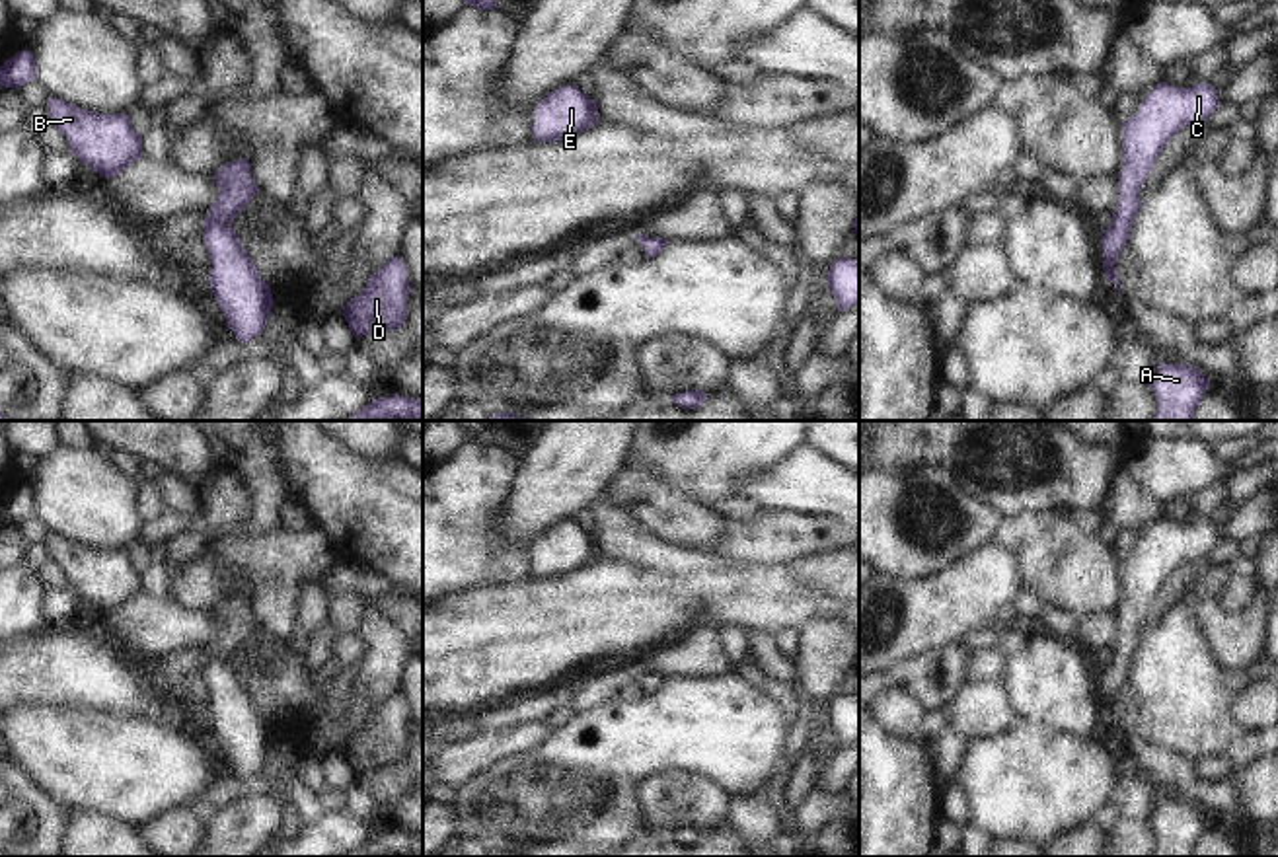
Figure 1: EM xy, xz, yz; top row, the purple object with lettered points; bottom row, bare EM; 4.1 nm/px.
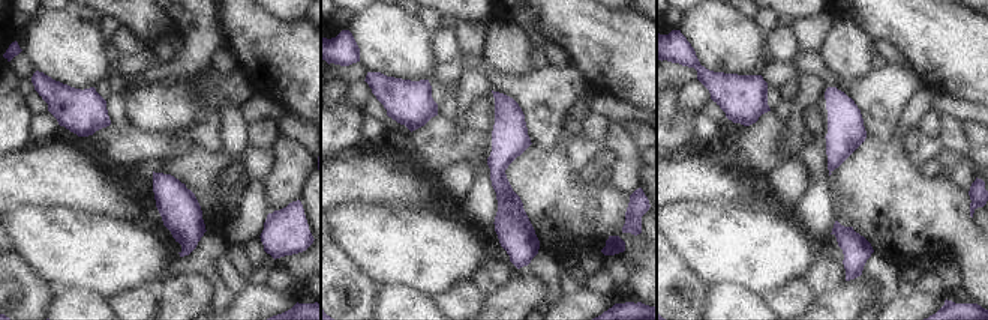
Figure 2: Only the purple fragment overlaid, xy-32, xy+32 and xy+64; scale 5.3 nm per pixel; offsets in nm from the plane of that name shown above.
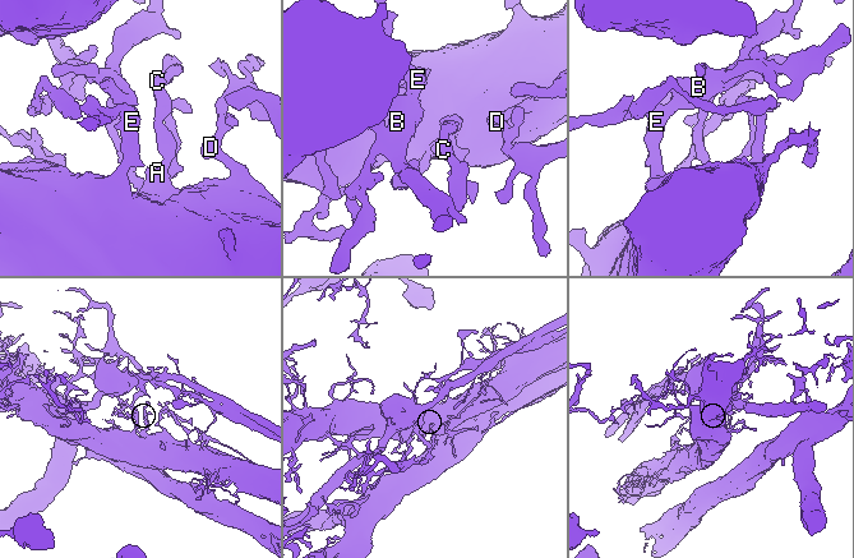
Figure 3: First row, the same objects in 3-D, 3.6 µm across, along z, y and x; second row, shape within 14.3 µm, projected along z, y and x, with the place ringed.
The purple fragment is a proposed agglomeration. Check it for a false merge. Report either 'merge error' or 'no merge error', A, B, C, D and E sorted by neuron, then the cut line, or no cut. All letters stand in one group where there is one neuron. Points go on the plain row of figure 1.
no merge error; A B C D E; no cut

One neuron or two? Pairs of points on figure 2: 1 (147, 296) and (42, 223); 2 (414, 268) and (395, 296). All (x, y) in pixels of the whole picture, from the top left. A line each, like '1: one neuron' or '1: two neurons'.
1: two neurons
2: two neurons

